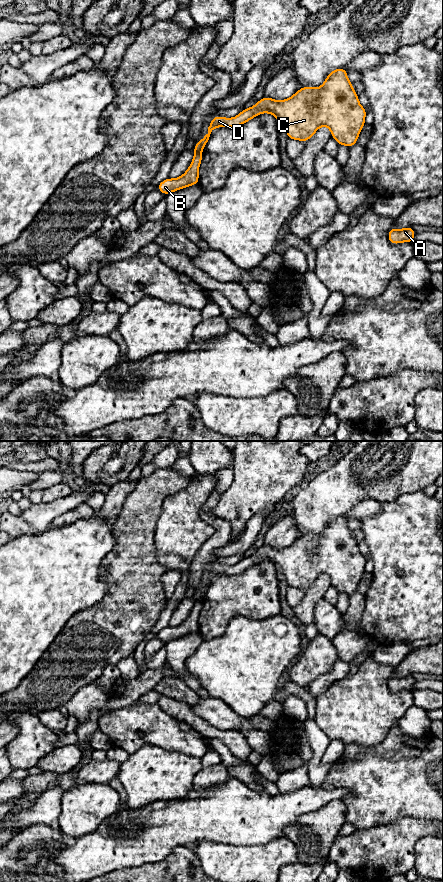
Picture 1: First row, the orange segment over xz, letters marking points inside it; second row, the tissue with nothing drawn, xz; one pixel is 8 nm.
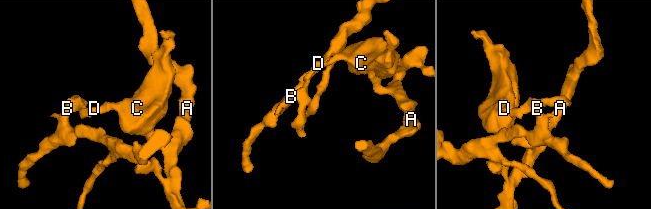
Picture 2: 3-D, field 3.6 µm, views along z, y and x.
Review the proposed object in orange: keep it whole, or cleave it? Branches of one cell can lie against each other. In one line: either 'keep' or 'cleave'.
cleave

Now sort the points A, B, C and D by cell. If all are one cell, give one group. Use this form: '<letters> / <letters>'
A C D / B

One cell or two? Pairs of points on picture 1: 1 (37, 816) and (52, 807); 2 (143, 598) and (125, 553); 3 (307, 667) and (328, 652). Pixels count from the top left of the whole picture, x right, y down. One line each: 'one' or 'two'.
1: one
2: one
3: one

